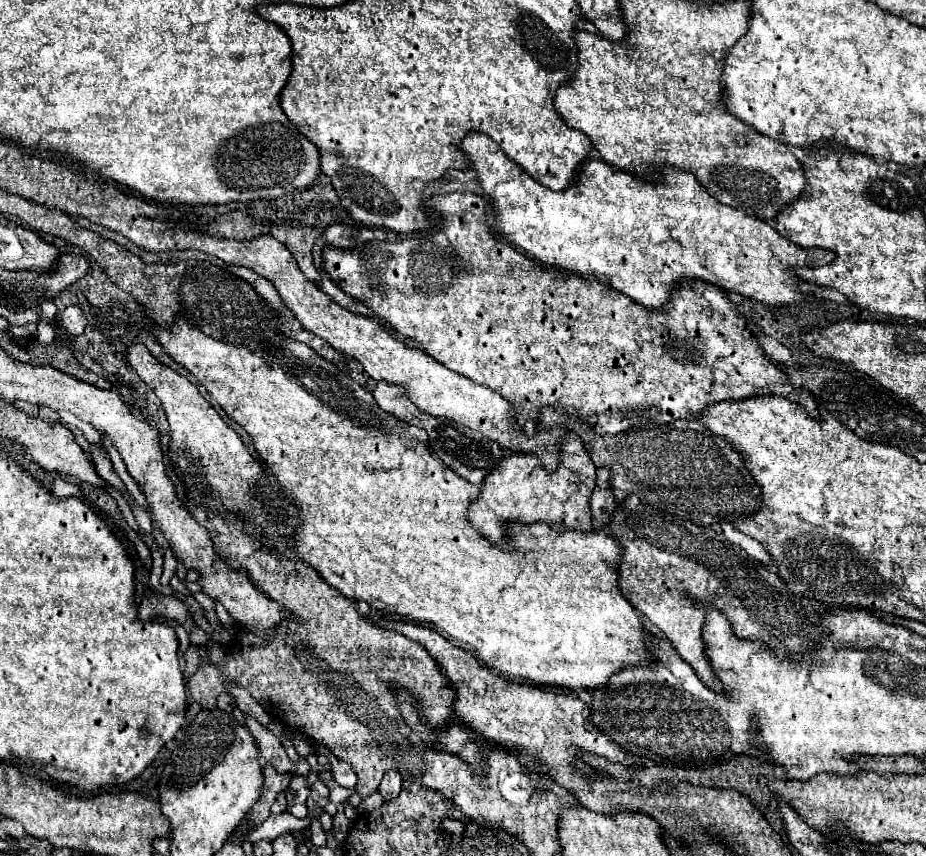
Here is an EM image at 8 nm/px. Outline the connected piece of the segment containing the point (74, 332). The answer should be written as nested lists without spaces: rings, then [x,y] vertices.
[[[70,305],[66,309],[60,311],[60,319],[62,319],[62,327],[66,331],[70,331],[70,337],[78,337],[86,331],[86,313],[78,307],[78,305]]]

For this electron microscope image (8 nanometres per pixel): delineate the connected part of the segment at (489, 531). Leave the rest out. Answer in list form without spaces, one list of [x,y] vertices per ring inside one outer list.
[[[568,431],[560,437],[560,445],[554,447],[552,441],[546,441],[546,433],[528,437],[528,443],[534,447],[526,455],[506,457],[482,483],[480,497],[470,507],[470,523],[492,543],[504,545],[504,525],[510,523],[536,523],[544,521],[554,529],[580,529],[592,531],[592,511],[590,497],[596,487],[596,465],[592,463],[584,441]]]

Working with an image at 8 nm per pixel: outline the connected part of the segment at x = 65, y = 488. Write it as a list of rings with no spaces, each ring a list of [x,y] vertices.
[[[56,479],[52,483],[52,491],[58,495],[58,497],[80,497],[84,499],[84,491],[80,485],[74,485],[74,483],[68,483],[64,479]]]

